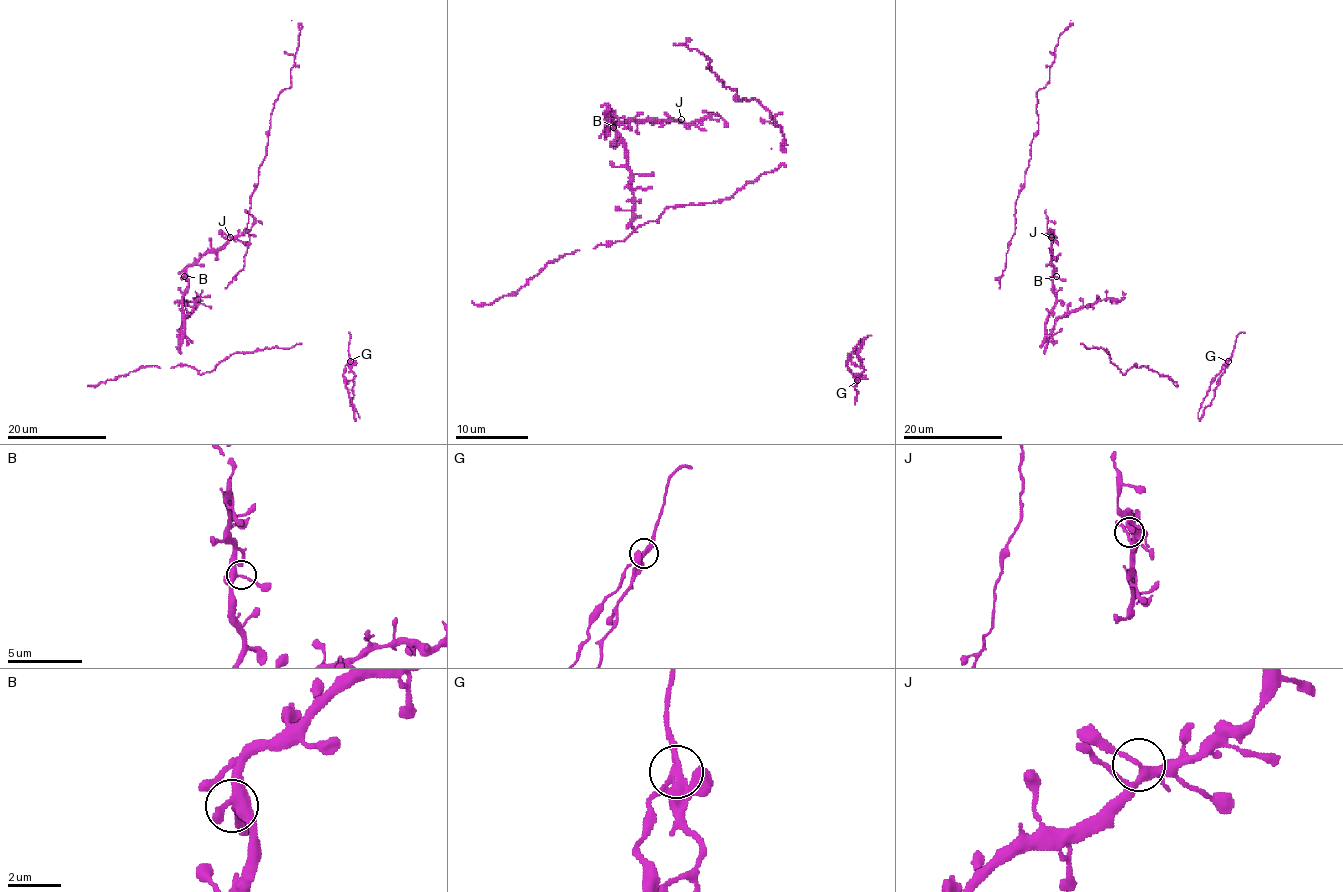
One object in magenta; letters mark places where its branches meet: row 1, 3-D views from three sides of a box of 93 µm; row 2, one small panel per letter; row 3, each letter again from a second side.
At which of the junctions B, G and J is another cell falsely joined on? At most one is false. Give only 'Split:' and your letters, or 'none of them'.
Split: G

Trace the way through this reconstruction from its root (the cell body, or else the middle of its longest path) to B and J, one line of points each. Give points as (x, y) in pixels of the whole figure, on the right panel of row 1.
B: (1056, 303), (1056, 276)
J: (1056, 303), (1051, 237)

